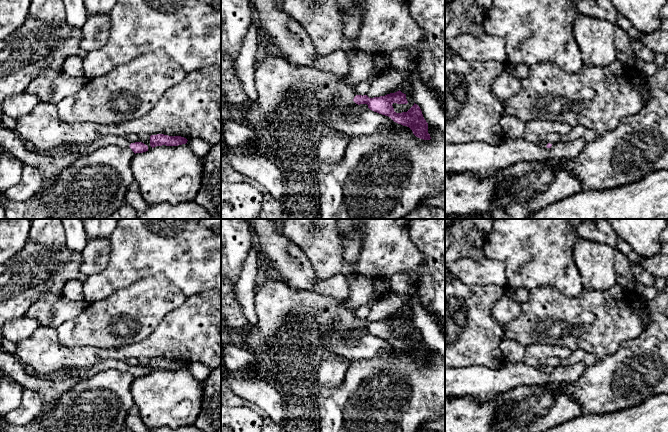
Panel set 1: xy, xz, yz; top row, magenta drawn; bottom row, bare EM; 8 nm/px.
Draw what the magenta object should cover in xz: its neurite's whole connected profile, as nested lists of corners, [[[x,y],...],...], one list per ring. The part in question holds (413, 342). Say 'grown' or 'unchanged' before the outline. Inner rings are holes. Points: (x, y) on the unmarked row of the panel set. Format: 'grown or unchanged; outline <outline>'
grown; outline [[[326,307],[320,309],[314,320],[320,328],[328,329],[333,324],[338,330],[346,330],[354,325],[356,328],[367,328],[374,336],[390,341],[394,346],[409,351],[413,358],[423,364],[430,364],[428,347],[423,341],[420,331],[414,329],[407,335],[396,337],[393,327],[407,328],[406,318],[400,314],[385,320],[369,322],[367,319],[356,319],[354,313],[343,307]]]

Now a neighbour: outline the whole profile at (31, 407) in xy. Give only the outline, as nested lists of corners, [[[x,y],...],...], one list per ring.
[[[23,389],[20,405],[4,413],[4,419],[11,425],[24,425],[38,418],[44,411],[39,395],[30,389]]]

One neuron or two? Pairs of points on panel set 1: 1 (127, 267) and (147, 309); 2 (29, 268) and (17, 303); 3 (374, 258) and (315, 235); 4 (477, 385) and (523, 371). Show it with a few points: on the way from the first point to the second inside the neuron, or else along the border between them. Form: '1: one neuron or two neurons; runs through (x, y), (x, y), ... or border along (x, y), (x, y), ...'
1: two neurons; border along (156, 274), (138, 279), (113, 293)
2: one neuron; runs through (25, 277), (17, 285), (17, 294)
3: one neuron; runs through (359, 266), (345, 267), (328, 250)
4: one neuron; runs through (488, 383), (498, 382), (512, 374)

